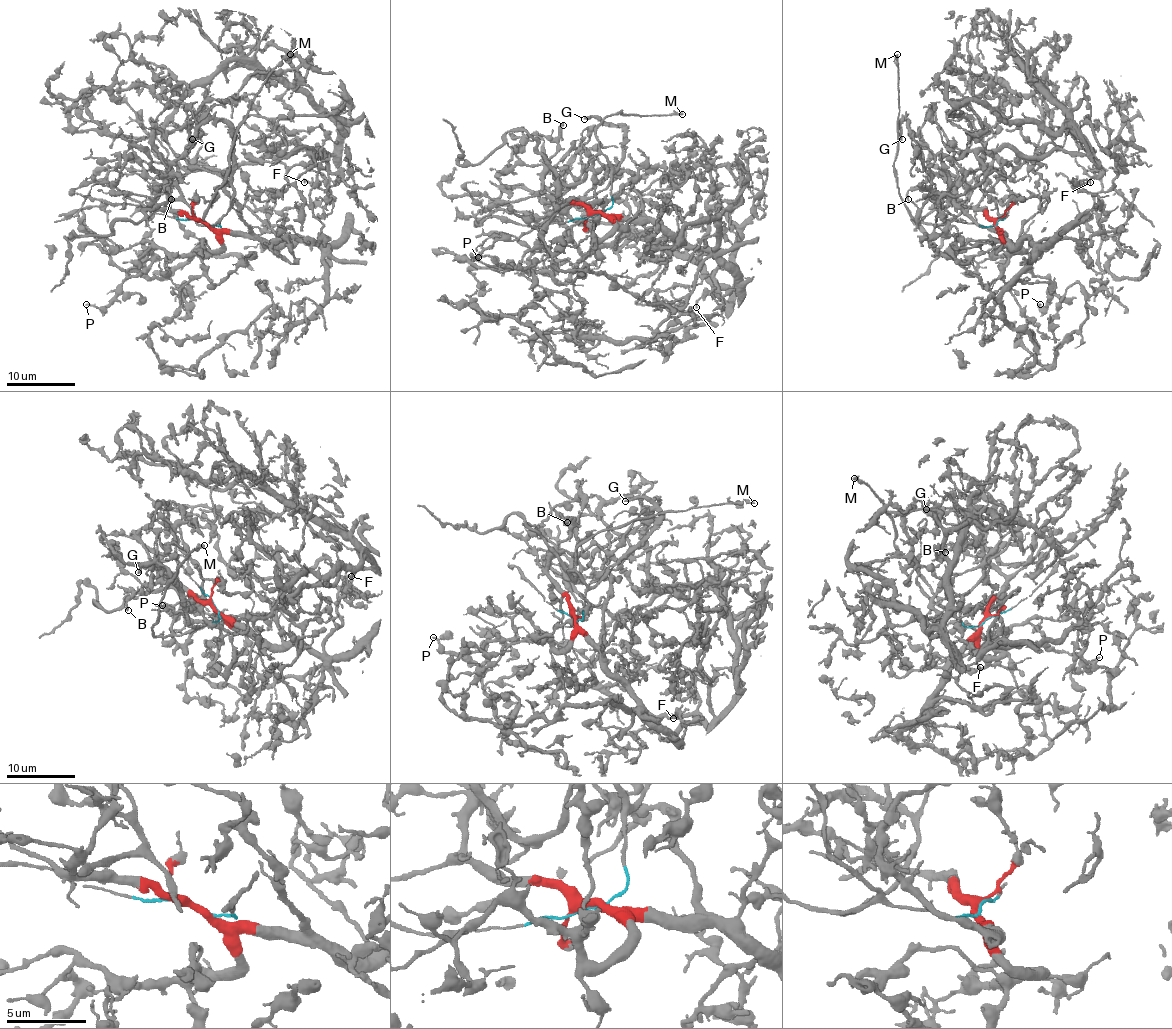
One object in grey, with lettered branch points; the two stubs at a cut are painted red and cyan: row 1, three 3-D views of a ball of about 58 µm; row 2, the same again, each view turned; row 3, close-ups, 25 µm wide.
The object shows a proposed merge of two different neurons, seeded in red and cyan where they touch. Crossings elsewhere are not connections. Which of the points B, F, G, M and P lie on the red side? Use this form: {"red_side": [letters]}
{"red_side": ["B", "F", "P"]}

